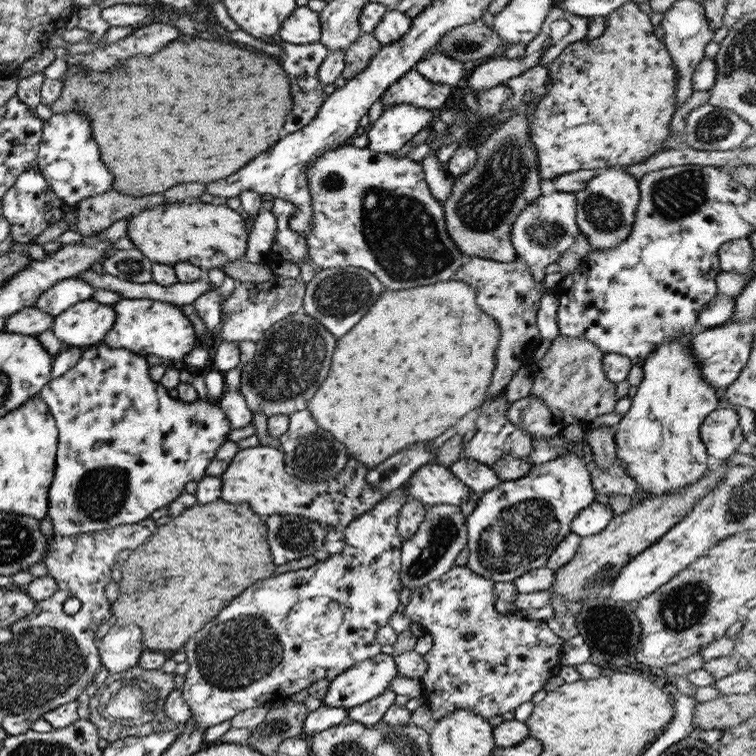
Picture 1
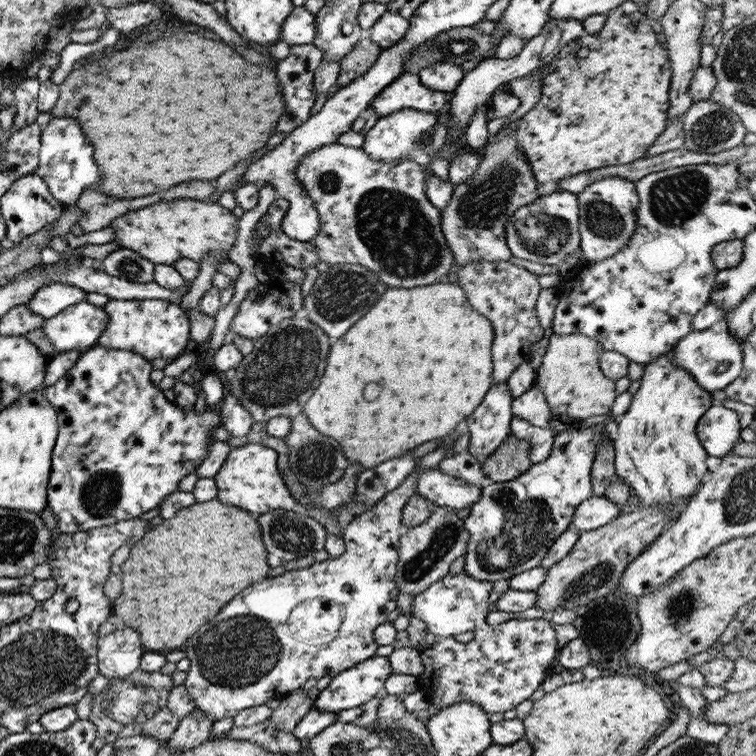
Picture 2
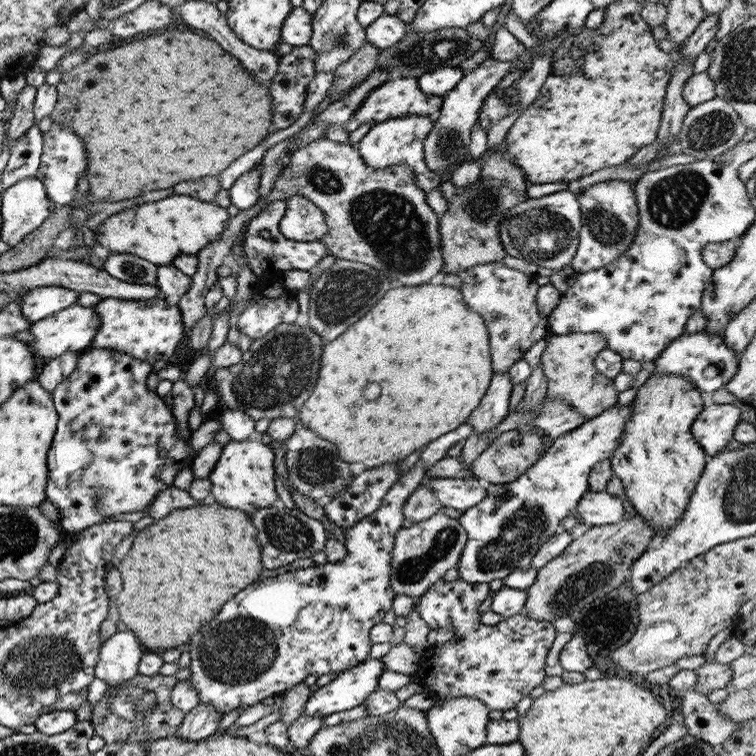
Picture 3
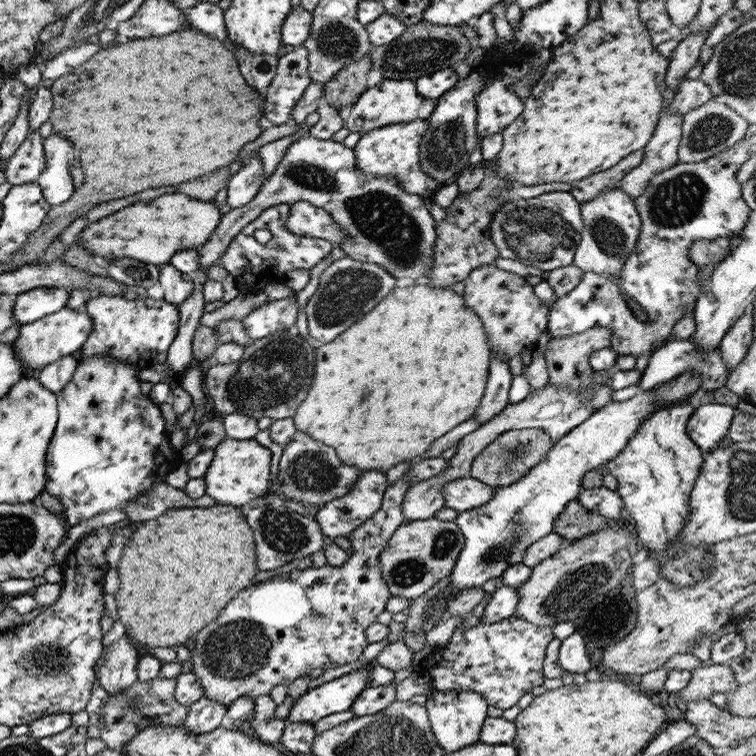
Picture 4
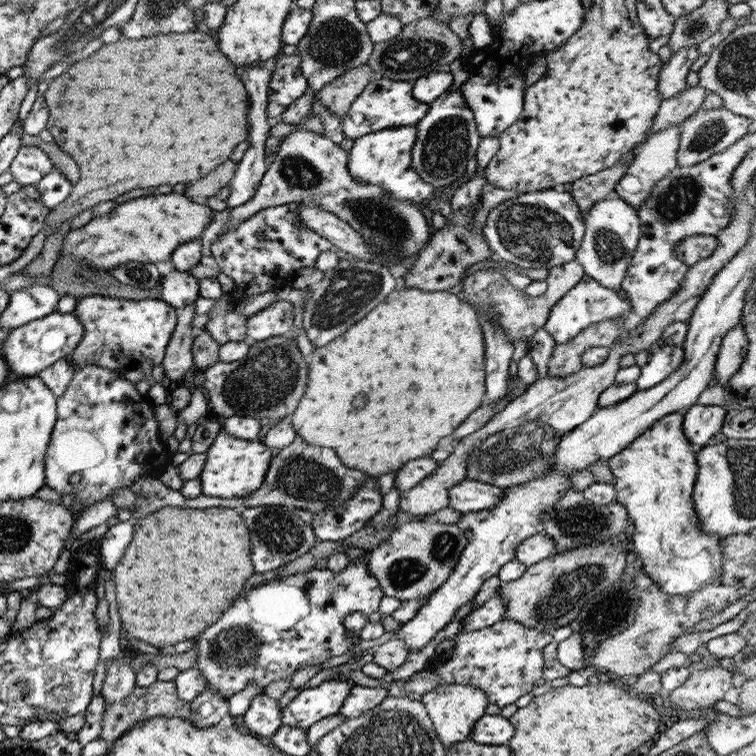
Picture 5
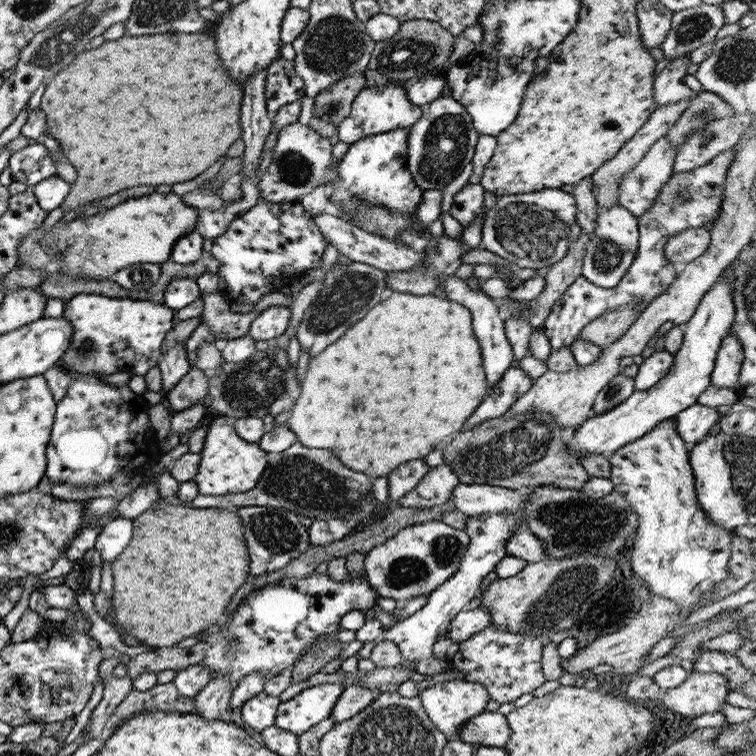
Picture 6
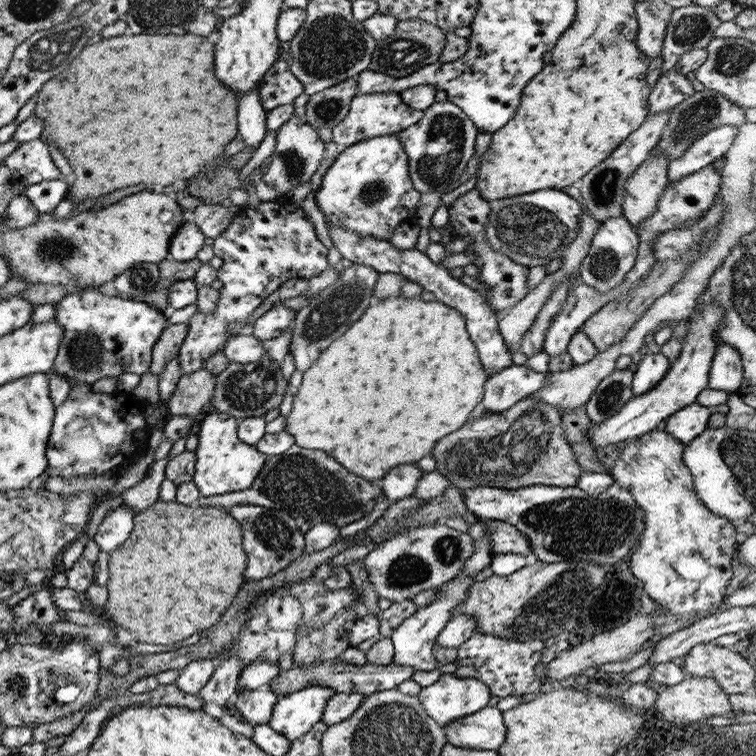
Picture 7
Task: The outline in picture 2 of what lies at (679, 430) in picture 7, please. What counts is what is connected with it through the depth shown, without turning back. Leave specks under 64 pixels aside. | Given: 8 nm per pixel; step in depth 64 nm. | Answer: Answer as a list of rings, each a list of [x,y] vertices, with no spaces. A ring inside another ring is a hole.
[[[714,403],[702,415],[696,435],[709,456],[722,458],[741,441],[740,416],[736,411]]]

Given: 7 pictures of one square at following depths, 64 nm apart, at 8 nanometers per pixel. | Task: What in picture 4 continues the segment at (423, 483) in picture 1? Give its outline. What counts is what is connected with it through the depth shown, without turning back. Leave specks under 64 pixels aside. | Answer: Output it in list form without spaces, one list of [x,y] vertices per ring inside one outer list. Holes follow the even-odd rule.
[[[471,477],[450,481],[442,489],[446,507],[458,513],[467,512],[484,506],[492,500],[496,487],[483,484]]]

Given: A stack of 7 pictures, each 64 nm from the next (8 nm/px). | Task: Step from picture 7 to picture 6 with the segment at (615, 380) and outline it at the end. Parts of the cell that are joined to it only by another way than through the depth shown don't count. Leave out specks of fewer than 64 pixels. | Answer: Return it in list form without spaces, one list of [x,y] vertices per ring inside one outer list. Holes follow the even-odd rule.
[[[622,372],[616,374],[596,395],[593,414],[604,414],[612,410],[615,406],[622,404],[634,391],[633,379],[623,375]]]

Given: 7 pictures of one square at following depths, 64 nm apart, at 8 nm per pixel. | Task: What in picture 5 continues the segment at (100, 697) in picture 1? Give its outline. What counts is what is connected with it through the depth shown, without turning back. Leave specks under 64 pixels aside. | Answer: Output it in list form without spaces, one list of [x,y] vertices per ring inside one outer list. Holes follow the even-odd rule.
[[[157,680],[152,686],[138,686],[136,684],[134,690],[119,704],[113,704],[110,708],[106,708],[99,738],[104,739],[111,747],[119,739],[119,736],[123,735],[123,732],[132,728],[136,723],[146,722],[156,716],[186,720],[190,715],[192,715],[191,703],[178,696],[174,681]]]

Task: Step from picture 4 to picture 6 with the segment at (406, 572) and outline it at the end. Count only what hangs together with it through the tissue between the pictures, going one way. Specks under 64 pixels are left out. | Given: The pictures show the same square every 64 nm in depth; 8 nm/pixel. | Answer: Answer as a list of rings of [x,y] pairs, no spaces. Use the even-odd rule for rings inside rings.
[[[442,521],[408,526],[365,552],[366,580],[380,597],[397,602],[405,603],[412,598],[428,596],[454,575],[469,542],[466,531],[452,528]]]

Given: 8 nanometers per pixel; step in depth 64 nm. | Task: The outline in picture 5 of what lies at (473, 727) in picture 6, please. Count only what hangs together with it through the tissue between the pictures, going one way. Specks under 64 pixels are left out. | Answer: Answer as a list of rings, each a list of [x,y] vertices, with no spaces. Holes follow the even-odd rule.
[[[484,713],[474,726],[474,732],[469,736],[478,744],[496,745],[507,744],[512,738],[514,727],[509,722],[509,719],[501,714],[492,715]]]

